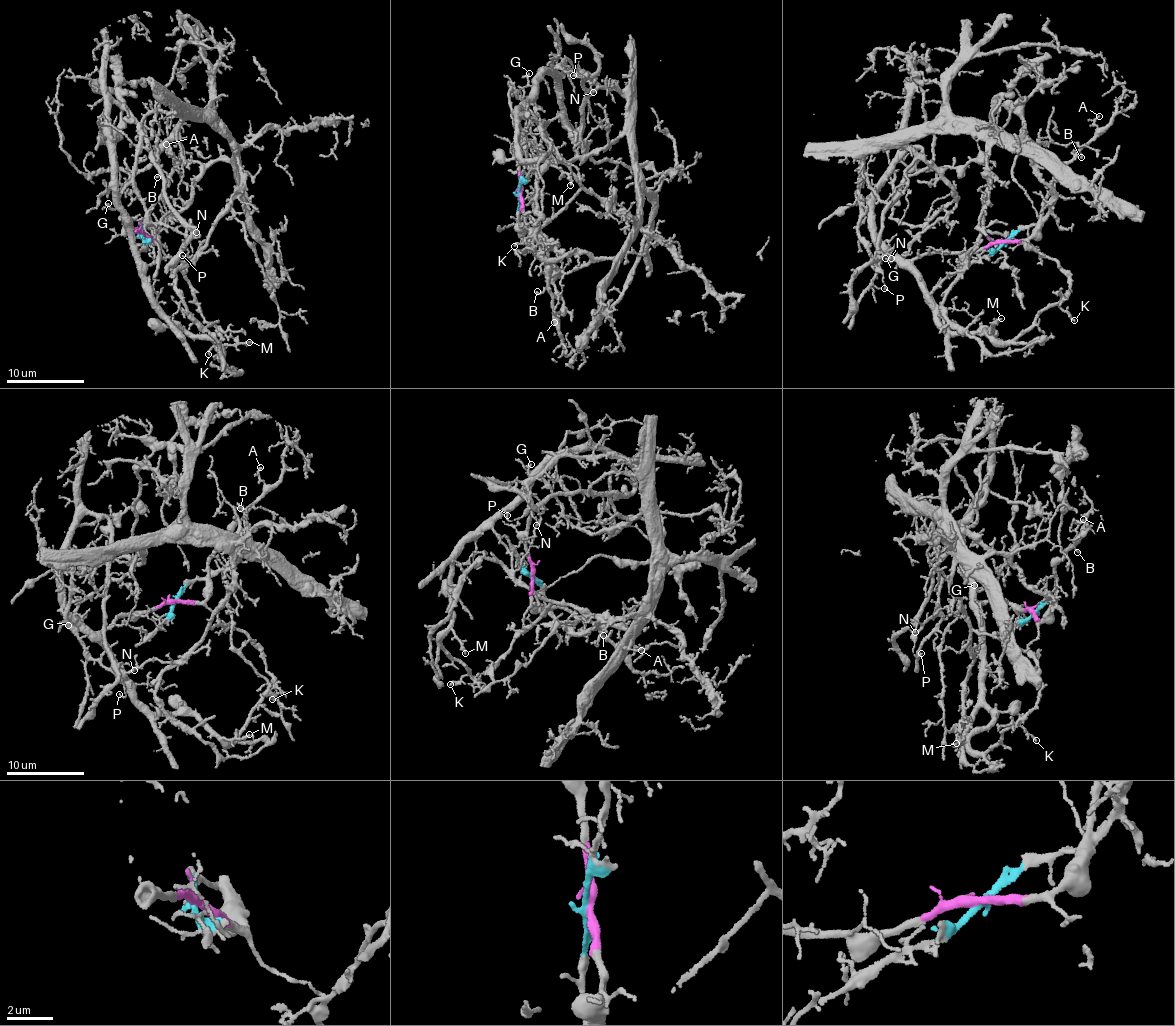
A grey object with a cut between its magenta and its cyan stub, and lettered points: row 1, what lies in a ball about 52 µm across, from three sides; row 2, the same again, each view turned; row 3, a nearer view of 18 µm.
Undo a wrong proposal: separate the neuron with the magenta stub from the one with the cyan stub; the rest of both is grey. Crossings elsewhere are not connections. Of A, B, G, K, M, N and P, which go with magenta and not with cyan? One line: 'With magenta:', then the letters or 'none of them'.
With magenta: A, B, G, K, M, N, P

